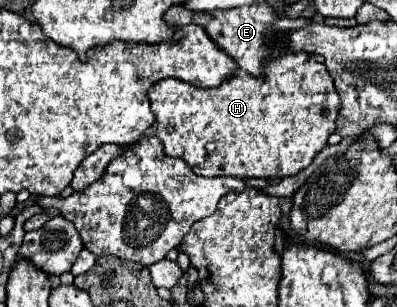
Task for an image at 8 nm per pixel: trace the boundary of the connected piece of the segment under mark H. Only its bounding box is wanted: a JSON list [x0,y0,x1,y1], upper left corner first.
[148,52,340,178]

